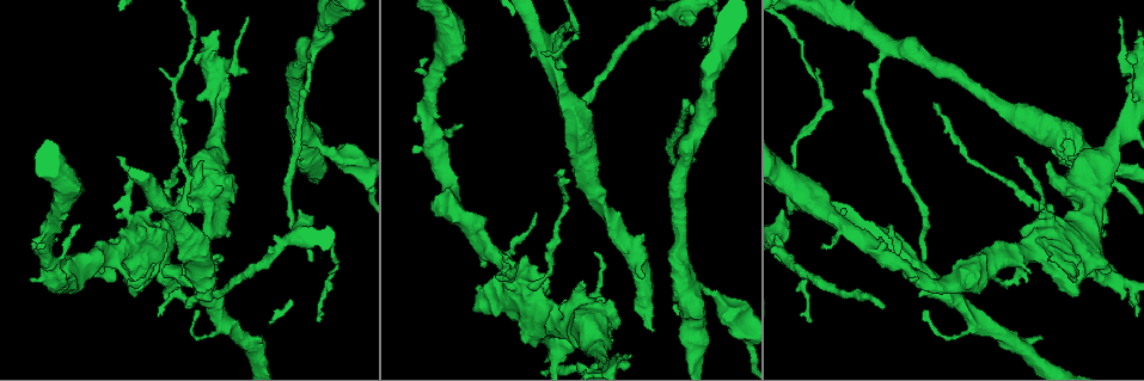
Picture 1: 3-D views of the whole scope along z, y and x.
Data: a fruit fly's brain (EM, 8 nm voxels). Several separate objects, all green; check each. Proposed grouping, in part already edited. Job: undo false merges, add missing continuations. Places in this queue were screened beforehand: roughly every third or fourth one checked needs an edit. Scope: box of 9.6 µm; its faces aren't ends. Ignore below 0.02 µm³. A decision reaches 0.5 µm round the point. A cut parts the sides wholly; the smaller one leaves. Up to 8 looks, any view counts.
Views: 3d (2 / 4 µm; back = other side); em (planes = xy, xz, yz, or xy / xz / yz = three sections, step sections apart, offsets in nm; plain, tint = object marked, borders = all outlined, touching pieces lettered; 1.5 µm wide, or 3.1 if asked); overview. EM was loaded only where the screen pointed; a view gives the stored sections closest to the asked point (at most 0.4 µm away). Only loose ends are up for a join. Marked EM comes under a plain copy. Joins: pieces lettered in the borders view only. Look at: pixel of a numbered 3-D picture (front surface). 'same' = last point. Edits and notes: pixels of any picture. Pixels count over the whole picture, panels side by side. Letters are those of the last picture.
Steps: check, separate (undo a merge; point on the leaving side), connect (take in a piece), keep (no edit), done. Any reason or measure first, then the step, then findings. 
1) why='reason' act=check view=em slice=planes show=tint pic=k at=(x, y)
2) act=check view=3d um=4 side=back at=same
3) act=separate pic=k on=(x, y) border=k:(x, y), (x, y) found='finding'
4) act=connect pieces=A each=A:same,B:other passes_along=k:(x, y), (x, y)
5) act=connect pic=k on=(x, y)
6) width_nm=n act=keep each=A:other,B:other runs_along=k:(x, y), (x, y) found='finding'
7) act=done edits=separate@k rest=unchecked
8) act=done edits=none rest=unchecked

why='branch stops here' act=check view=3d um=2 pic=1 at=(884, 307)

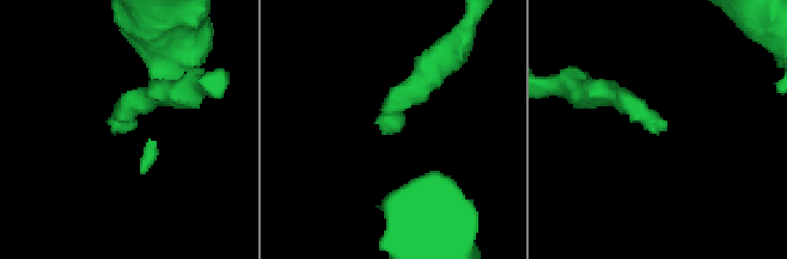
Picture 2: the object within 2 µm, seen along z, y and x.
act=check view=em slice=planes show=tint pic=2 at=(666, 129)

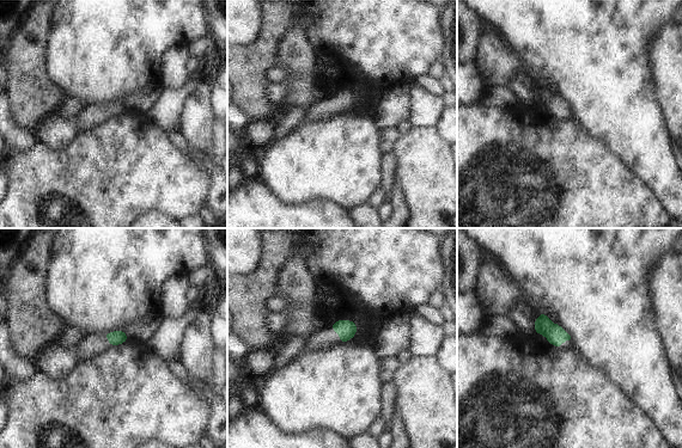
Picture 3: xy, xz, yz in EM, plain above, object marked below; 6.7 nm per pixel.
why='see the neighbours' act=check view=em slice=planes show=borders at=same

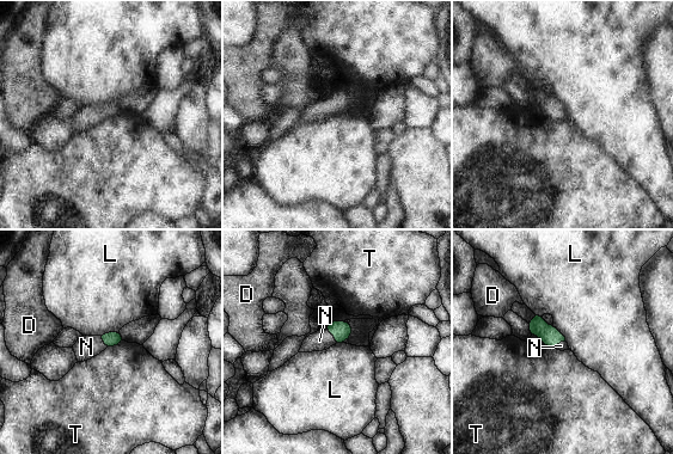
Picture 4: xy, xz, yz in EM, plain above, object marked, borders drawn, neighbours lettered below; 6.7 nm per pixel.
longest_contact=T:150nm act=connect pieces=N each=D:other,L:other,N:same,T:other passes_along=4:(342, 330), (334, 335), (319, 341) found='it goes on there'

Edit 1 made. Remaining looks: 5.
act=check view=overview

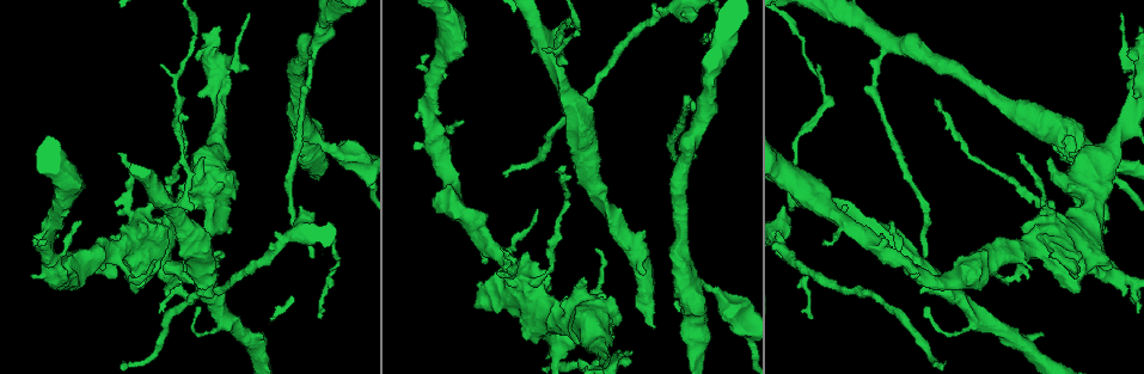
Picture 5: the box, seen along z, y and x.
why='thick turns thin' act=check view=3d um=4 pic=5 at=(519, 282)

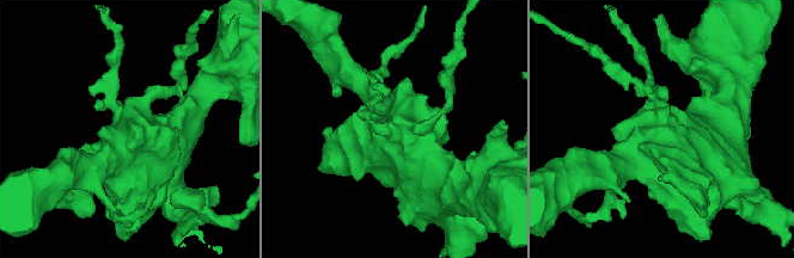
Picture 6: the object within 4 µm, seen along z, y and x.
act=check view=em slice=xz step=8 show=borders pic=6 at=(125, 111)

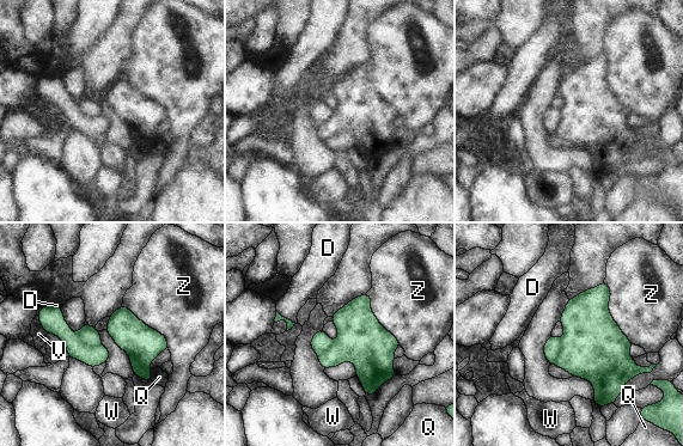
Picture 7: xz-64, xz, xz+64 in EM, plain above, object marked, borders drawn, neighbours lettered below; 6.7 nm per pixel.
width_nm=240 act=separate pic=7 on=(87, 336) each=D:other,Q:other,V:other,W:other,Z:other border=7:(74, 335), (84, 347), (99, 347) found='a second neuron is stuck on'

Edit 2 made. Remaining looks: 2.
act=done edits=connect@4,separate@7 rest=unchecked

